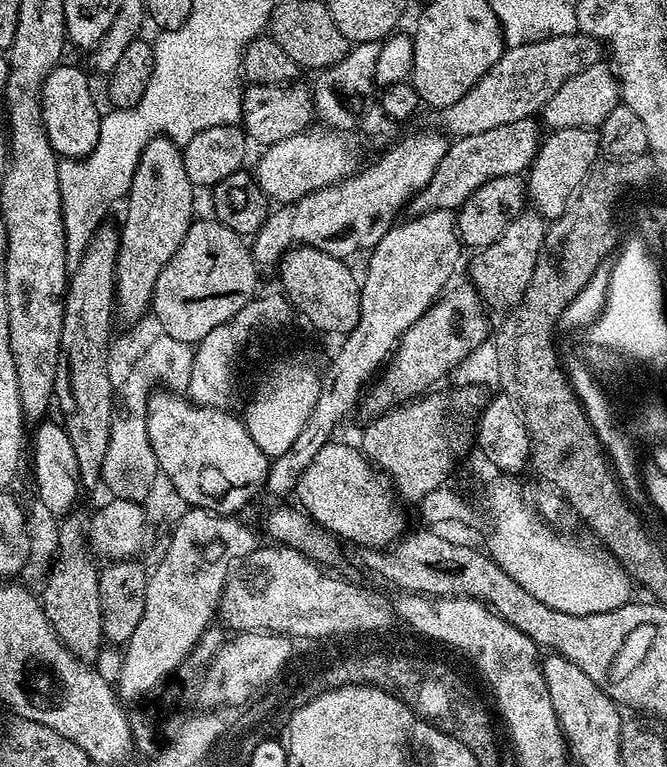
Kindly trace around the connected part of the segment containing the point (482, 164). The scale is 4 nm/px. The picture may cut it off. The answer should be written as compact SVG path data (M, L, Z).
M533 117L518 119L509 125L498 126L497 129L457 137L449 143L446 156L438 164L430 183L409 200L409 213L420 215L428 212L455 211L474 190L491 179L525 173L532 164L542 139L542 132L539 132L536 122Z

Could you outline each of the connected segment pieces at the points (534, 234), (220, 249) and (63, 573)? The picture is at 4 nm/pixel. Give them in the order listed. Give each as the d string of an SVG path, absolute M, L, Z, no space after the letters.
M525 210L518 218L514 218L514 222L510 222L510 226L506 226L506 230L502 230L493 244L479 249L473 255L476 257L468 268L467 279L489 309L509 310L526 293L526 286L530 283L530 276L543 248L545 231L544 217L535 210Z
M193 219L190 230L186 230L186 238L182 238L182 246L178 246L174 258L170 258L162 274L158 274L150 309L151 315L156 315L156 320L160 323L158 328L161 333L193 346L199 344L202 338L206 338L210 330L230 322L234 314L238 314L248 303L257 299L256 287L260 284L259 274L261 275L256 259L252 257L249 241L230 230L230 226L220 220L207 219Z
M73 510L59 521L59 525L60 553L51 565L42 589L44 613L50 626L54 626L60 641L73 655L83 662L92 662L99 657L105 639L102 630L102 602L98 598L100 573L98 564L95 564L97 561L88 547L88 516L80 513L80 510Z

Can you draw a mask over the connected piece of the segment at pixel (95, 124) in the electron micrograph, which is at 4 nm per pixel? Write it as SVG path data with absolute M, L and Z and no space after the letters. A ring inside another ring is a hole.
M61 62L46 78L40 91L40 111L44 114L44 129L50 138L50 146L57 157L79 160L89 156L98 146L101 109L96 109L96 100L92 97L92 84L80 68Z

